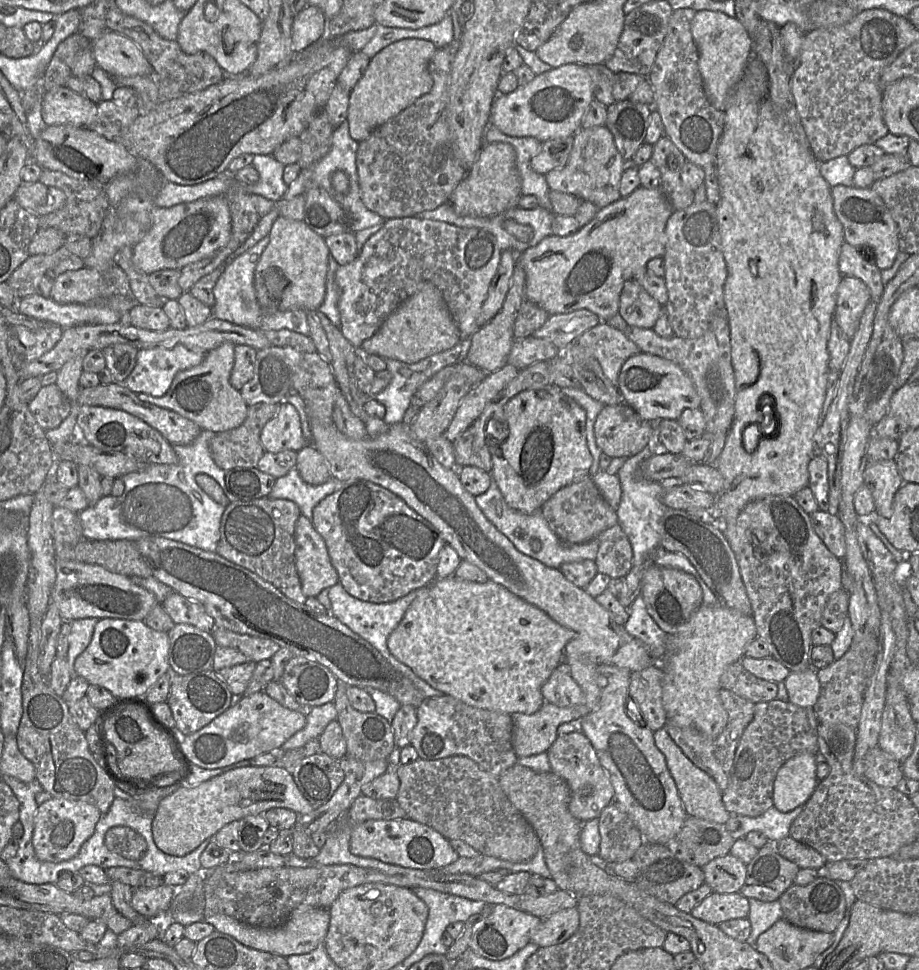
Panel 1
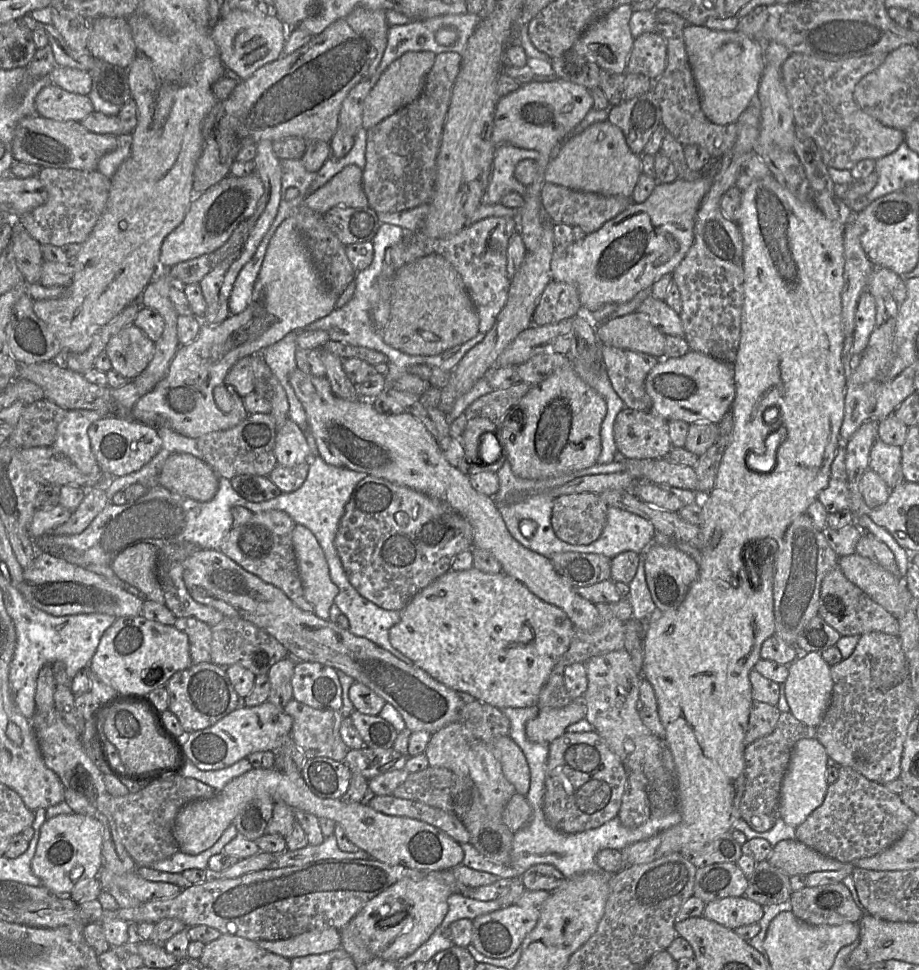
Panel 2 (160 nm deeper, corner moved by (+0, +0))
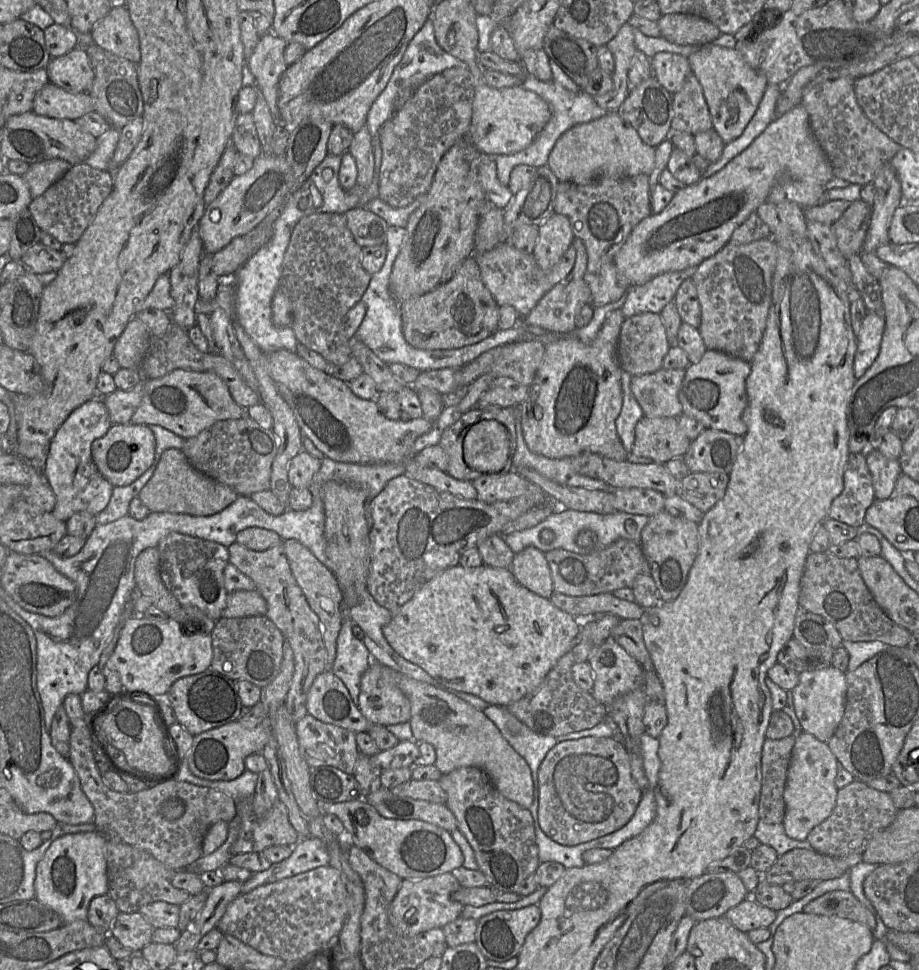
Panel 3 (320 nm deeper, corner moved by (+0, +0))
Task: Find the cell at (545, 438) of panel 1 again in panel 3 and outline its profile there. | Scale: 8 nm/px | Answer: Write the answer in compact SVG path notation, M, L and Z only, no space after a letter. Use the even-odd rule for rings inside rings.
M621 308L610 313L591 342L582 342L569 334L555 336L546 343L542 364L529 386L527 398L520 404L523 436L531 452L552 459L572 458L590 452L617 461L625 460L630 454L623 447L615 427L623 403L624 374L617 360L616 346L625 319Z

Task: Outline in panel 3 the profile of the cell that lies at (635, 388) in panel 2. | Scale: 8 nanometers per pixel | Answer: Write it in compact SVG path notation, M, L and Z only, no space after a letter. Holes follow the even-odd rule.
M661 368L653 373L635 375L630 389L647 417L679 417L683 412L678 393L685 369Z

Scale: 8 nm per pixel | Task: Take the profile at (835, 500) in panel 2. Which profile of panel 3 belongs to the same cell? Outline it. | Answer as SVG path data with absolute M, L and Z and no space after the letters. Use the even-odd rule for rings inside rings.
M850 453L845 467L843 491L832 501L828 517L850 526L860 528L865 522L867 509L875 500L872 477L865 453Z

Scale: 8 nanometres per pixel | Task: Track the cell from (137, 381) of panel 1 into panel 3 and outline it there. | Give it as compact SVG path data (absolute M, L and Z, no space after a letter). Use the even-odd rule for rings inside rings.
M98 395L76 408L52 438L44 476L56 496L51 512L57 519L66 522L80 511L97 515L108 505L114 486L98 470L92 457L92 443L104 436L112 425L103 397Z

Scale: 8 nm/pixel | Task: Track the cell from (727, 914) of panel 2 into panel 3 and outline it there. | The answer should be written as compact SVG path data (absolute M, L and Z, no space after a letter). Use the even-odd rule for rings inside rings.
M748 895L745 900L730 908L724 915L734 927L742 932L768 928L776 919L776 911L756 902Z

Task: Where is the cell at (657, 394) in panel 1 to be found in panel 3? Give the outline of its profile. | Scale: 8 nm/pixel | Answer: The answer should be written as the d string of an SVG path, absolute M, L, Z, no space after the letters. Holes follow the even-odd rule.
M706 350L698 363L690 364L678 393L683 412L700 421L707 429L717 429L744 436L747 426L742 419L747 406L746 380L751 372L750 362L717 350Z

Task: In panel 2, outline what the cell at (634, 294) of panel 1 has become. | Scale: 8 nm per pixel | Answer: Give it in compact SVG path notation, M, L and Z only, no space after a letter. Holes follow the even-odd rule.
M652 294L639 306L638 312L648 315L651 323L663 334L684 337L681 318L664 300L656 299Z

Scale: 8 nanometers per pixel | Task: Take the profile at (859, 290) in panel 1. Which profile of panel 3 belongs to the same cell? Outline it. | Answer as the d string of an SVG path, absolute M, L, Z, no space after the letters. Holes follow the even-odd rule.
M867 312L857 337L857 350L854 357L854 375L861 378L877 358L885 328L884 316Z

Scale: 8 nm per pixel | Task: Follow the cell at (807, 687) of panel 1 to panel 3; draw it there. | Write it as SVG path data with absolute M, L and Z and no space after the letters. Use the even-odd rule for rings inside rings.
M830 666L821 670L799 673L799 682L791 690L794 709L804 732L827 743L841 722L846 702L845 672Z

